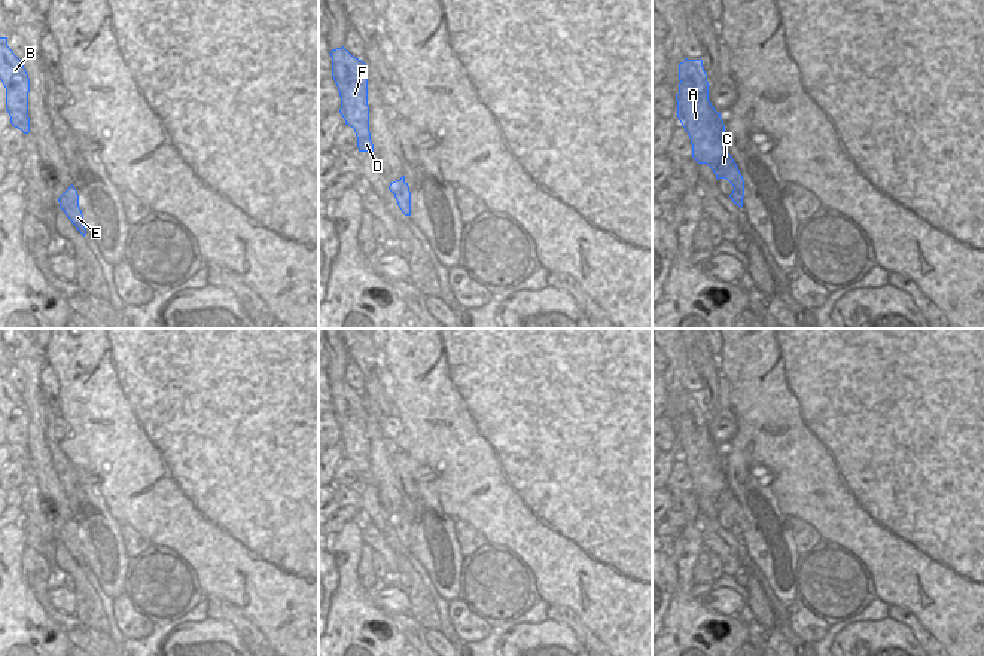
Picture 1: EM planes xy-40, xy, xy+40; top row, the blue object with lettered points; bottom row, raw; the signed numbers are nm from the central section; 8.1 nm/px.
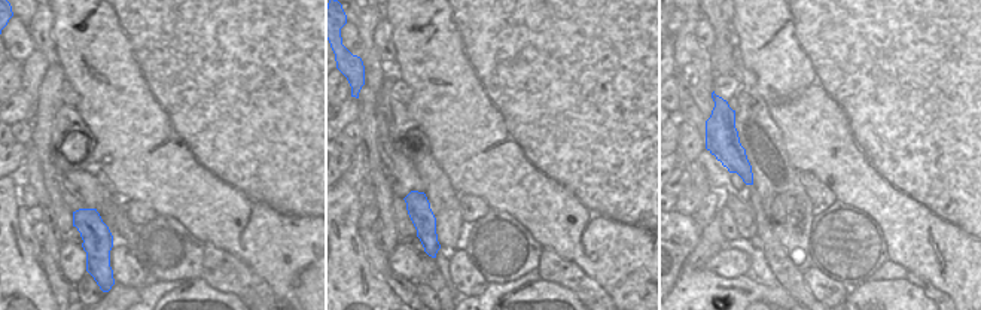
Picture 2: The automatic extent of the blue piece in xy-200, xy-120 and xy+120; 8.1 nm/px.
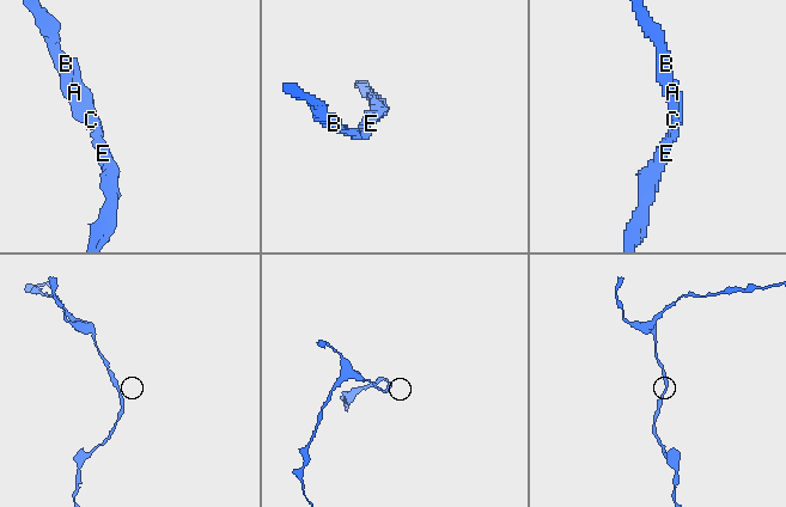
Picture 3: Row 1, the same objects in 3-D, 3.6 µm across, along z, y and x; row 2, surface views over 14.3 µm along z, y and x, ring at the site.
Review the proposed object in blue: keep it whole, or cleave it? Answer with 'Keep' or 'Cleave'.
Keep

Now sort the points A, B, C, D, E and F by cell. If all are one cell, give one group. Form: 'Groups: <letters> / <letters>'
Groups: A B C D E F

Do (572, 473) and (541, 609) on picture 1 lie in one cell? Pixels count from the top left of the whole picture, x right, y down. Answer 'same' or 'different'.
different

